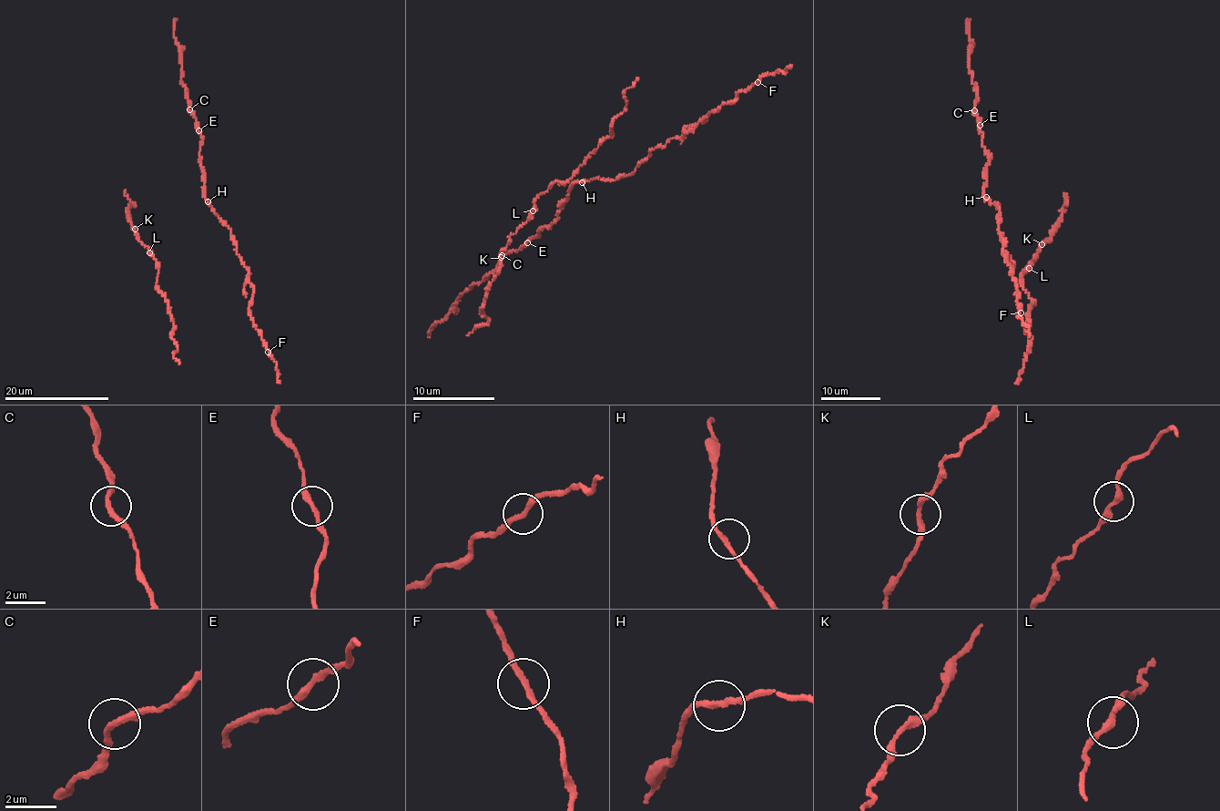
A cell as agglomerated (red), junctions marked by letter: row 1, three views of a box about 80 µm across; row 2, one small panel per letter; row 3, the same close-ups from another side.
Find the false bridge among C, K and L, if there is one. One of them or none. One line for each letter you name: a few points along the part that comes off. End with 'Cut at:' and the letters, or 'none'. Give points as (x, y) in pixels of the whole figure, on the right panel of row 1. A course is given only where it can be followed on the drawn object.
Cut at: none

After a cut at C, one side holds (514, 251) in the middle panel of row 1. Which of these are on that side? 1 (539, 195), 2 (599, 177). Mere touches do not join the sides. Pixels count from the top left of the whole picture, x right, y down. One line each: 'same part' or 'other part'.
1: other part
2: same part

